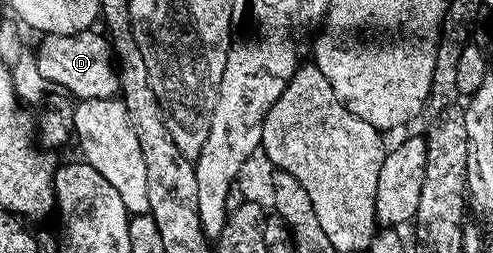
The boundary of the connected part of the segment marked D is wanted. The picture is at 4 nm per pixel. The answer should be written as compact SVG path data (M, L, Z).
M97 30L81 31L74 35L42 35L34 54L38 71L44 79L56 82L65 92L70 91L77 100L111 99L120 89L118 72L109 40Z

